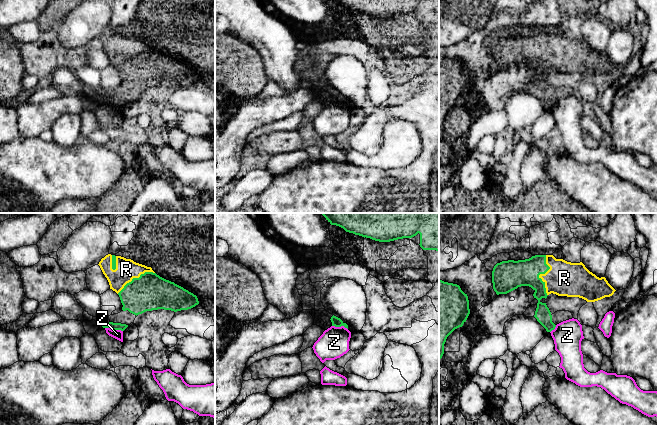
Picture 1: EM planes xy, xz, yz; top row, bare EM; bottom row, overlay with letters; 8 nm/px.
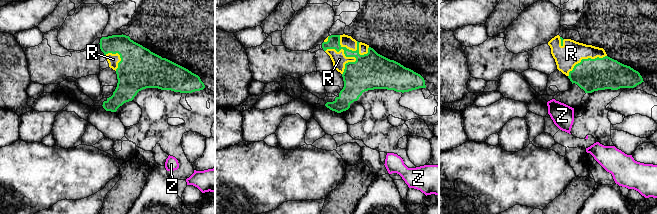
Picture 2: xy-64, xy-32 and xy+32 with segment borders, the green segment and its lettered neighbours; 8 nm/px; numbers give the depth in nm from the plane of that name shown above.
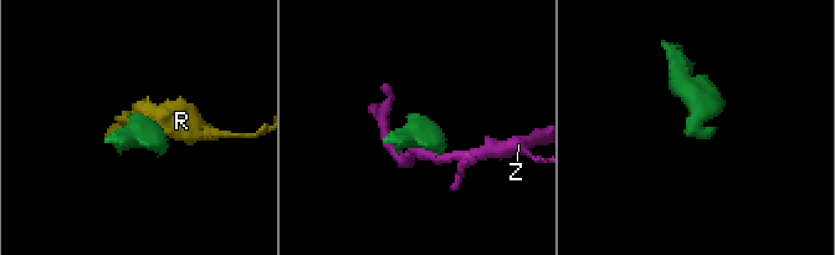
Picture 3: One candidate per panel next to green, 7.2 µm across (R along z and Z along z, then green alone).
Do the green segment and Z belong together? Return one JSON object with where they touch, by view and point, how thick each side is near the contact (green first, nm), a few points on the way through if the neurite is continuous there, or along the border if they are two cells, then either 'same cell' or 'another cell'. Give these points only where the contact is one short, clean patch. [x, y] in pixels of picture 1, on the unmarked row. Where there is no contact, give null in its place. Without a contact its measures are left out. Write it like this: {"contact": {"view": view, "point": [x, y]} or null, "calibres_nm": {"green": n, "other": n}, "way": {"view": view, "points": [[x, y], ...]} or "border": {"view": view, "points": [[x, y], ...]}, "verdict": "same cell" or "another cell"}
{"contact": {"view": "xy", "point": [114, 105]}, "calibres_nm": {"green": 60, "other": 80}, "border": {"view": "xy", "points": [[105, 103], [122, 107]]}, "verdict": "another cell"}

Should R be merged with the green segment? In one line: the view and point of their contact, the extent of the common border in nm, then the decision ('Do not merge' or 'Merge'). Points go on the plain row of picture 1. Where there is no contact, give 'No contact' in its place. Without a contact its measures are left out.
Touches green at yz (540, 49). Shared border 320 nm. Merge

